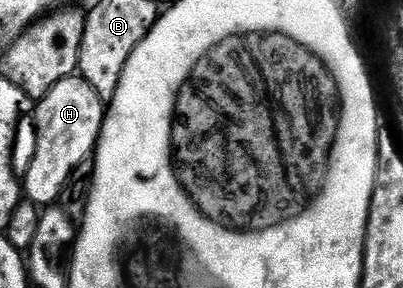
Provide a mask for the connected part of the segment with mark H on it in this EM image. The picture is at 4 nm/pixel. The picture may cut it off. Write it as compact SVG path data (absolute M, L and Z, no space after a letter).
M76 74L57 82L34 108L35 153L27 168L27 180L25 176L25 196L36 206L51 206L64 195L73 170L94 153L103 129L105 102L89 82Z

